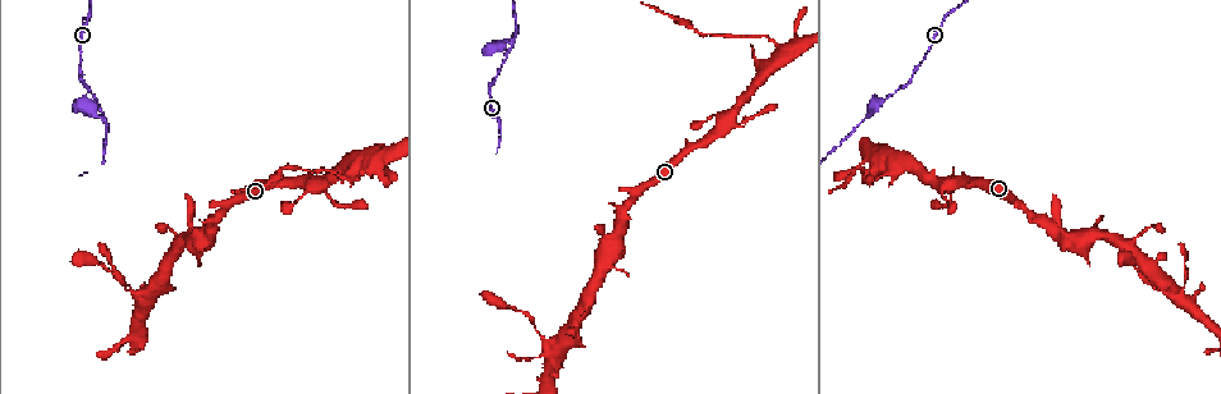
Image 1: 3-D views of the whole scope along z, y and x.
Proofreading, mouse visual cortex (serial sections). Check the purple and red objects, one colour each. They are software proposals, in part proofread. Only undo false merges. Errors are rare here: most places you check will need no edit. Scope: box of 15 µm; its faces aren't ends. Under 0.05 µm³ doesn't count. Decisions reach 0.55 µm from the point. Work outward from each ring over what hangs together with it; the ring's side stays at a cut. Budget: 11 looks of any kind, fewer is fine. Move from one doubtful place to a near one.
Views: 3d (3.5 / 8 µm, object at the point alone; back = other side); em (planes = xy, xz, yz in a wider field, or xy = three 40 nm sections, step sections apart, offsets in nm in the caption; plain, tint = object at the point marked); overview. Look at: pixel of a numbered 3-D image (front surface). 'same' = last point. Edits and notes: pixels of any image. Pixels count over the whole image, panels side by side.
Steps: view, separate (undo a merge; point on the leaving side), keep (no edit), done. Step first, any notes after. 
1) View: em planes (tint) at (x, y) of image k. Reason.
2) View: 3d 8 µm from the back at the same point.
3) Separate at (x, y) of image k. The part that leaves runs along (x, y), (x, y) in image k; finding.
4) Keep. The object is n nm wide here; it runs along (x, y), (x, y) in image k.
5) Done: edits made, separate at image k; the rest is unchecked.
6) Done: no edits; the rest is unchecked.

View: 3d 3.5 µm from the back at (98, 109) of image 1. Two arms in line, one across.

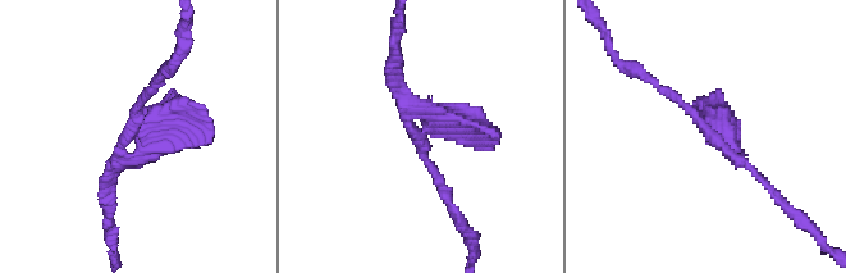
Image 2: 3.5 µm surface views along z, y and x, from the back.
View: em xy step 1 (tint) at (420, 136) of image 2. Need the tissue.

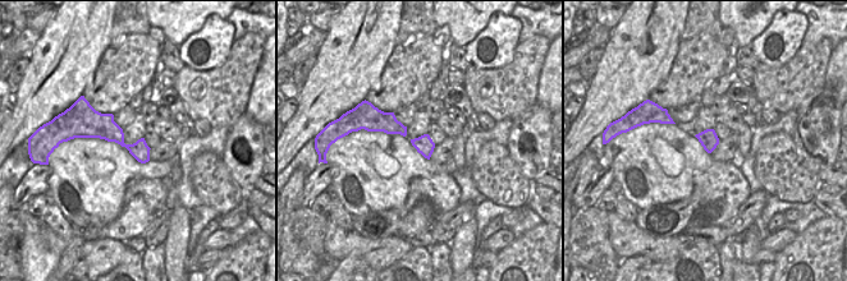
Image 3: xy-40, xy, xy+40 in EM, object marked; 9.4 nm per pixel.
Keep. The arms are 150, 150, 350 nm wide; it runs along (79, 130), (110, 130), (146, 157) in image 3; all the same cell.

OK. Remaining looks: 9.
View: 3d 3.5 µm at (612, 237) of image 1. Three-way junction.

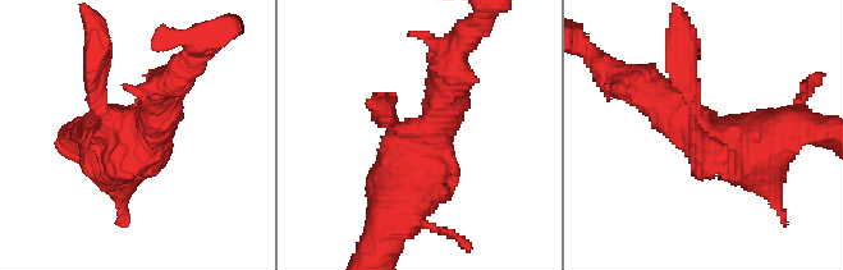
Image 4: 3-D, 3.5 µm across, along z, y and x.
View: em xy step 5 (plain) at (143, 128) of image 4. 3 arms meet here; the arms are 200, 400, 700 nm wide; shape alone is not enough.

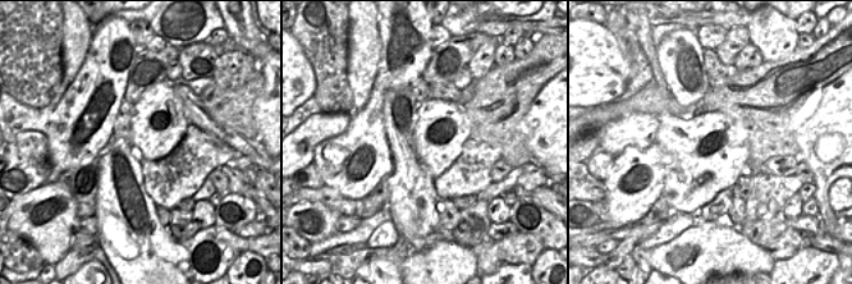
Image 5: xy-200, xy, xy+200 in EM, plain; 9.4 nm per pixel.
View: em xy step 5 (tint) at the same point. With the object marked.

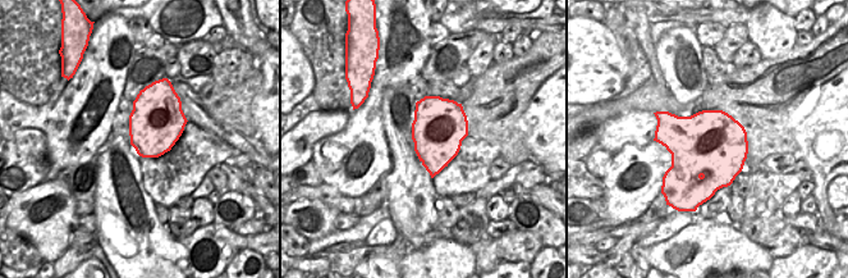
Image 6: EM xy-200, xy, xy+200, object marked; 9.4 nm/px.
Keep. It runs along (445, 68), (441, 119), (394, 201) in image 4; one cell here.

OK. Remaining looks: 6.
View: 3d 3.5 µm at (946, 202) of image 1. Thin neck.

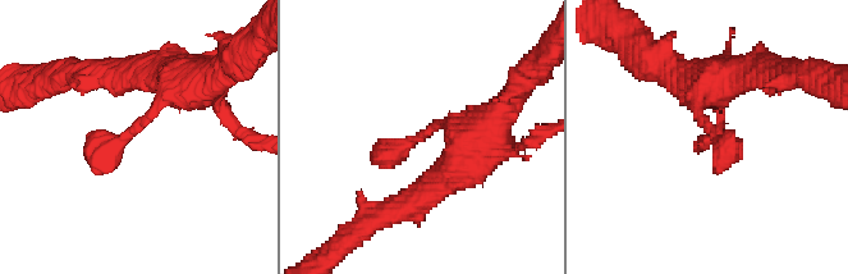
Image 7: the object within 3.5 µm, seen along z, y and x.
View: em xy step 3 (tint) at (417, 138) of image 7.

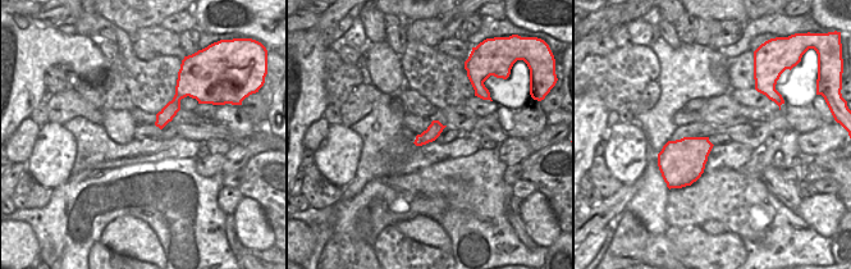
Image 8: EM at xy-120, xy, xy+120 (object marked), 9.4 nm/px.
View: em xy step 1 (tint) at the same point. Another direction.

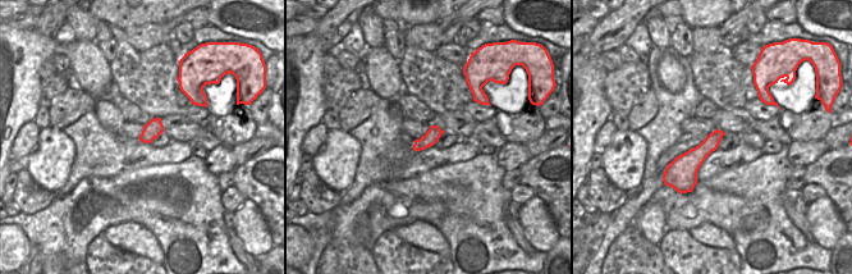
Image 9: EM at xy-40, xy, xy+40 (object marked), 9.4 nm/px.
Keep. It runs along (175, 74), (96, 169) in image 7; all the same cell.

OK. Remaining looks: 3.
View: 3d 3.5 µm at (862, 180) of image 1. Sharp bend.

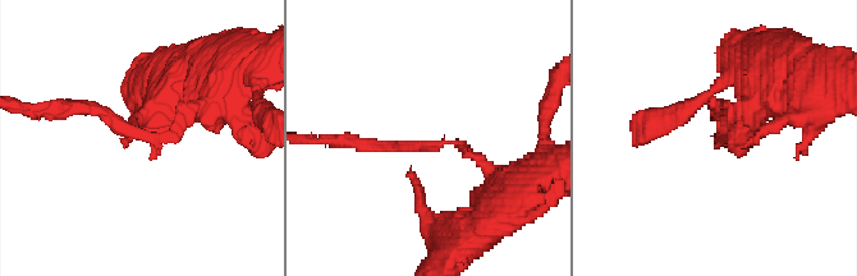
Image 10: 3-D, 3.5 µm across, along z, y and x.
View: em planes (tint) at (721, 143) of image 10. The arms are 150, 200 nm wide.

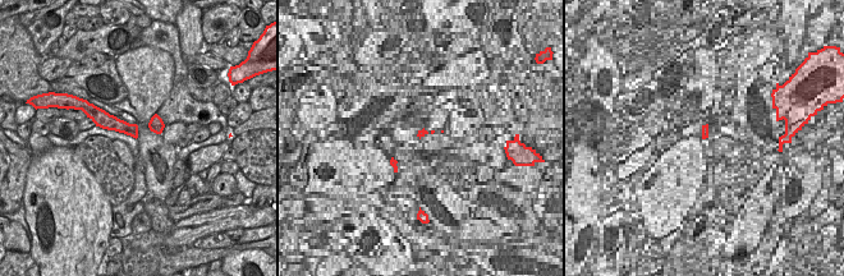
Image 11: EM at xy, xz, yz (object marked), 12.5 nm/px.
Keep. The object is 160 nm wide here; it runs along (500, 182), (457, 143), (362, 143) in image 10; one cell here.

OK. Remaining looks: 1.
Done: no edits; the rest is unchecked.

